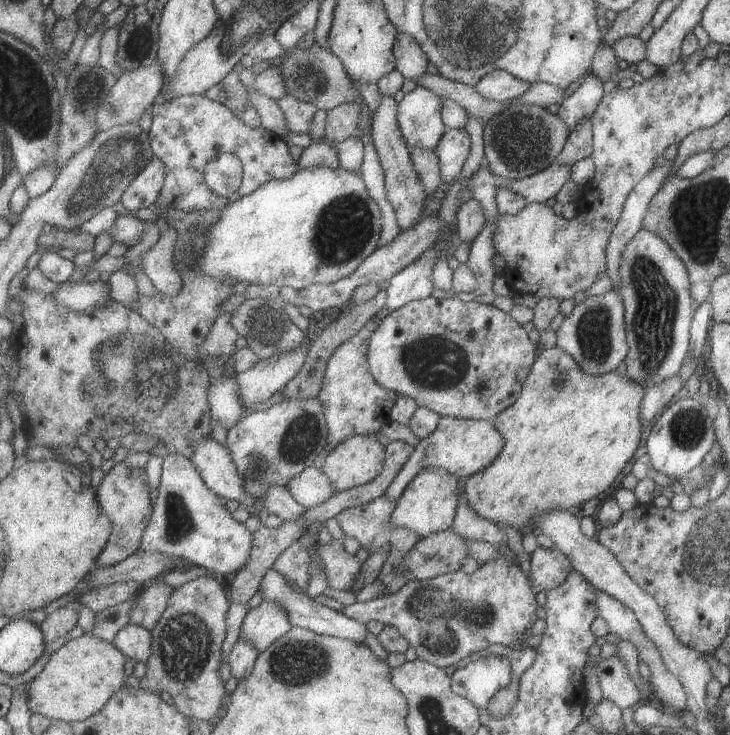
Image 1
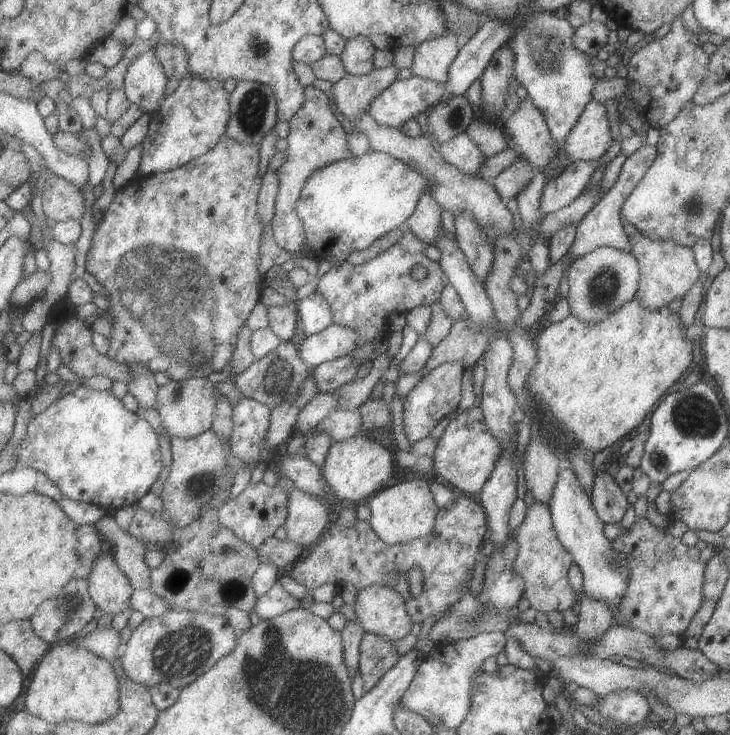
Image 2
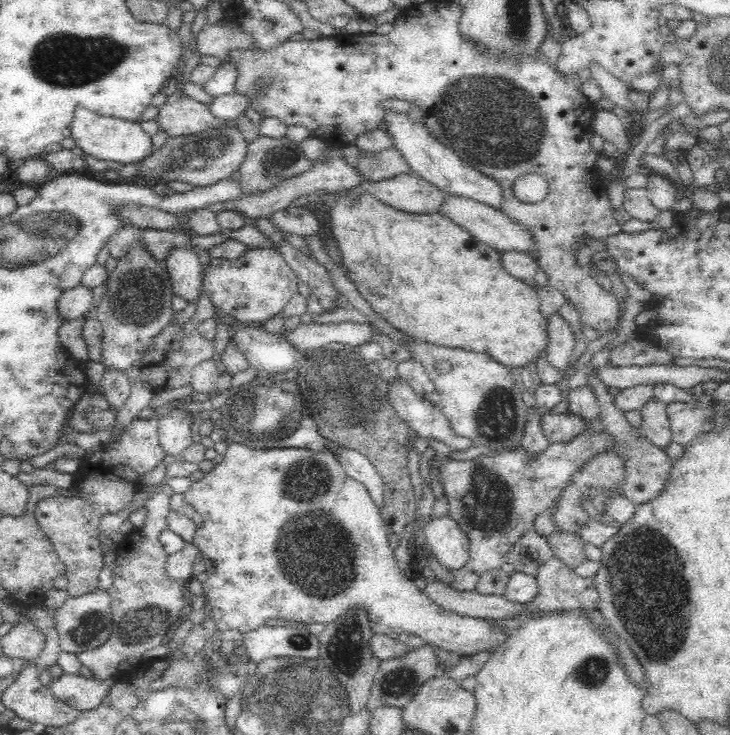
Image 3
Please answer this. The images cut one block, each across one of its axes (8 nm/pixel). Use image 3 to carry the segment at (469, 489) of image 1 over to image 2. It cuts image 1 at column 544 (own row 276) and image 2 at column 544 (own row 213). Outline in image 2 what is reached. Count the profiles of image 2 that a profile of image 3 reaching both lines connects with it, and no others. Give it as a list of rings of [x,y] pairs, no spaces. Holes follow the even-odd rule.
[[[636,296],[632,300],[625,302],[622,306],[619,306],[616,310],[607,314],[600,322],[587,322],[580,321],[574,315],[569,315],[561,322],[551,323],[550,326],[547,326],[539,338],[537,338],[537,355],[536,355],[536,364],[532,368],[531,373],[527,376],[526,388],[528,393],[531,394],[531,397],[547,412],[544,414],[548,421],[555,423],[560,426],[560,429],[564,430],[563,435],[551,435],[548,431],[541,431],[540,427],[534,422],[534,419],[531,419],[527,422],[532,426],[532,433],[539,435],[544,438],[544,441],[548,442],[548,445],[555,450],[557,447],[564,447],[564,444],[567,441],[571,441],[574,445],[578,445],[583,449],[586,449],[591,455],[595,452],[602,450],[603,448],[613,444],[616,440],[622,440],[622,437],[625,436],[634,428],[638,428],[639,424],[645,420],[648,412],[651,412],[653,408],[656,407],[655,404],[659,402],[662,394],[683,374],[687,366],[691,364],[691,352],[693,352],[691,340],[686,337],[684,333],[684,328],[680,324],[678,314],[673,314],[669,308],[663,306],[658,310],[648,310],[643,306],[640,306]]]

